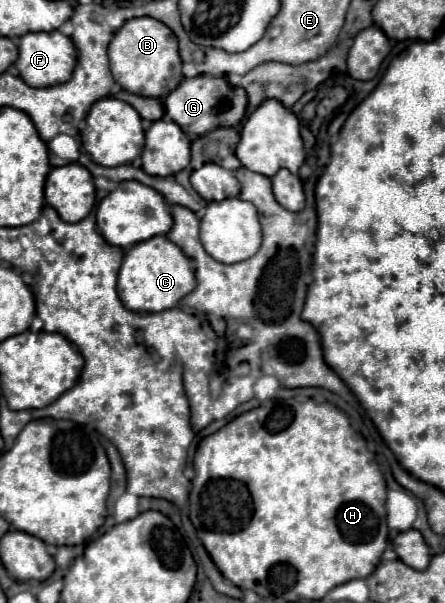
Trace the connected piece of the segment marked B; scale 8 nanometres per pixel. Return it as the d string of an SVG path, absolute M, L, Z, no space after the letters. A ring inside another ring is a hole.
M149 16L131 18L115 32L109 44L109 60L115 82L119 82L123 90L139 96L165 98L183 80L177 36L163 22Z

